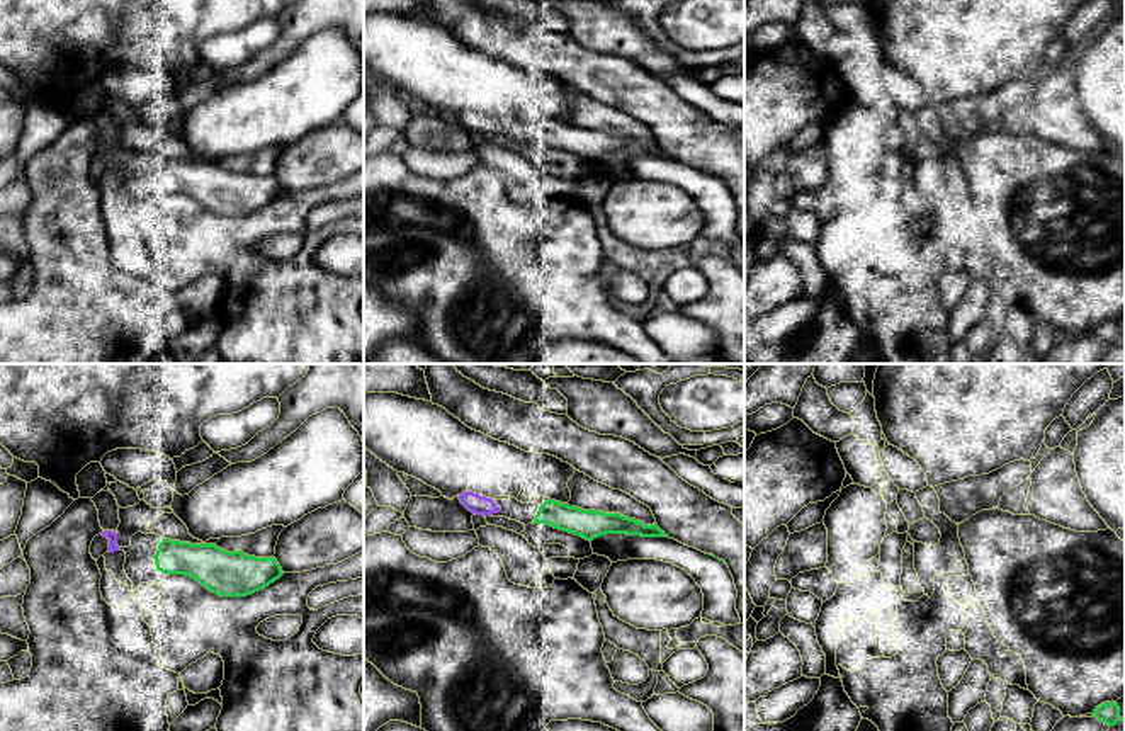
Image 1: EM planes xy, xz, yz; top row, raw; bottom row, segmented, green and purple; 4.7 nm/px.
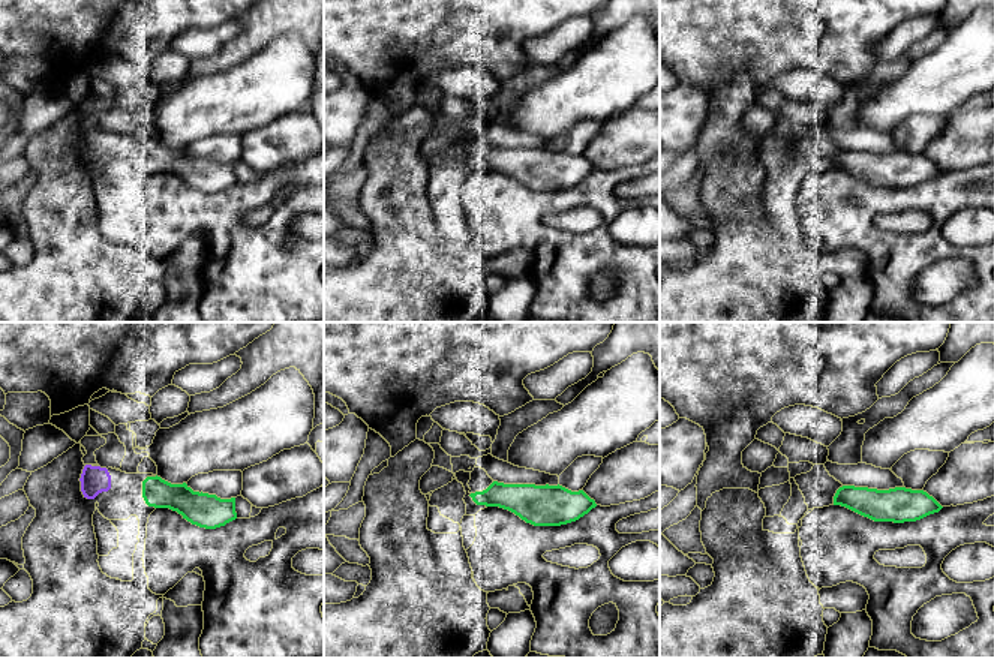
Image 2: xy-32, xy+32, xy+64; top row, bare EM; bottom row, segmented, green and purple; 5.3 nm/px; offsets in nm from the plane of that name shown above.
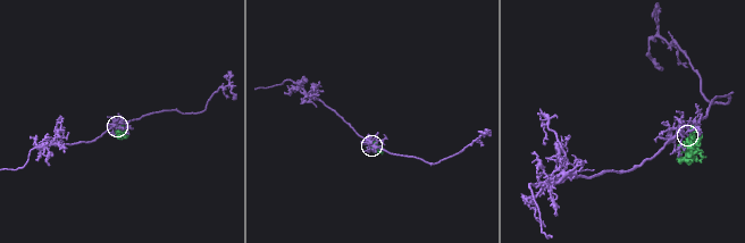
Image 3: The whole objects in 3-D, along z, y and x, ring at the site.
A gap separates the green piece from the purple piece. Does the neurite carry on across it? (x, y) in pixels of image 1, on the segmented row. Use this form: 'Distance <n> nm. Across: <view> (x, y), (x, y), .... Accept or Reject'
Distance 160 nm. Across: xy (153, 556), (119, 548). Accept

